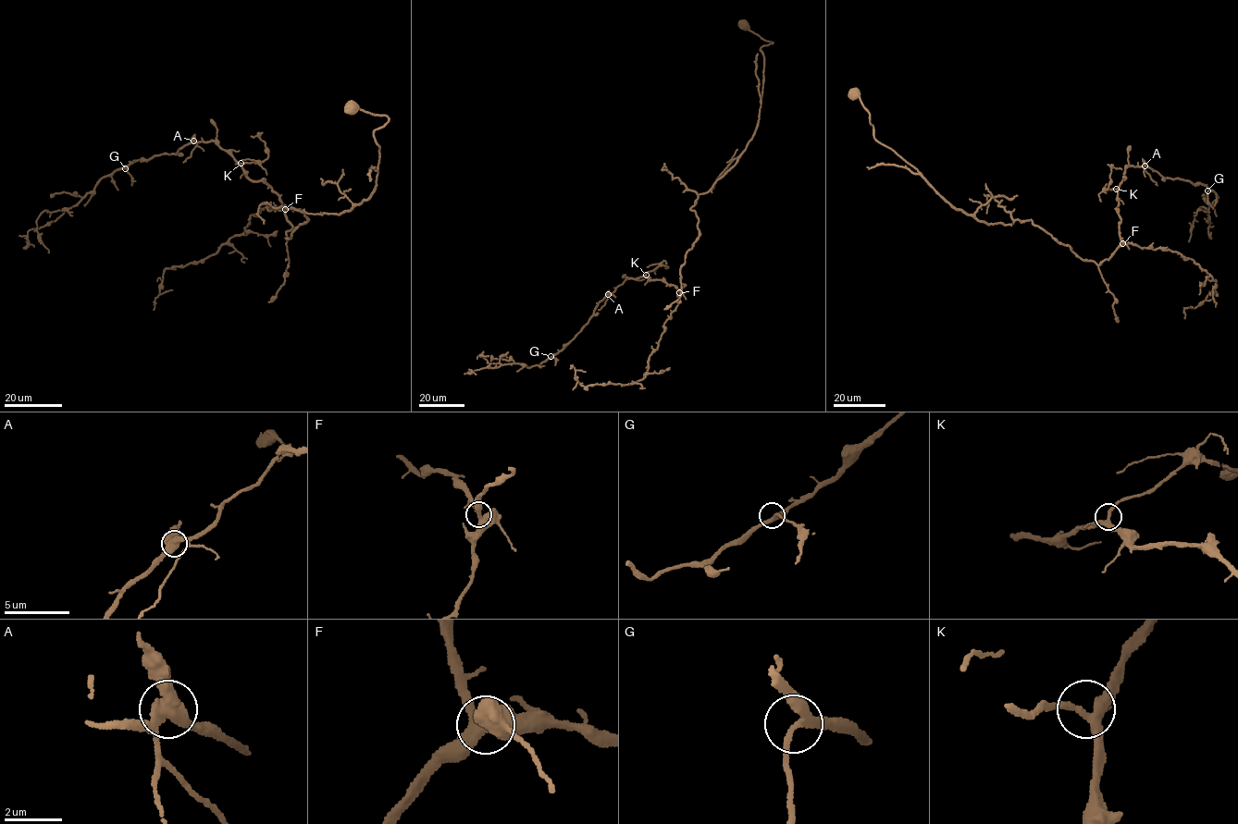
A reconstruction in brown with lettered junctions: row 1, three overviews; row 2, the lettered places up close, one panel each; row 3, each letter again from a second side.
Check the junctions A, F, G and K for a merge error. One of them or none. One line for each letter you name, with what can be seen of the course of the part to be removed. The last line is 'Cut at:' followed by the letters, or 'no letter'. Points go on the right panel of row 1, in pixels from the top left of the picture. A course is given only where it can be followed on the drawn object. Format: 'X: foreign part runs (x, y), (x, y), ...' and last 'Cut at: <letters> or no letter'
Cut at: no letter

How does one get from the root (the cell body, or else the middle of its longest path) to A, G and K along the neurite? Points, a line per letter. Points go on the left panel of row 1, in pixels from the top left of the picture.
A: (351, 107), (389, 118), (376, 189), (338, 214), (295, 209), (287, 239), (279, 197), (193, 141)
G: (351, 107), (389, 118), (376, 189), (338, 214), (295, 209), (287, 239), (279, 197), (216, 141), (125, 168)
K: (351, 107), (389, 121), (376, 189), (349, 210), (295, 209), (287, 239), (279, 197), (241, 163)

